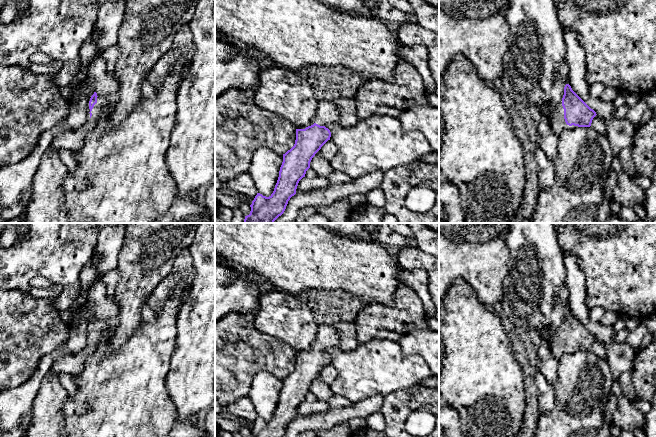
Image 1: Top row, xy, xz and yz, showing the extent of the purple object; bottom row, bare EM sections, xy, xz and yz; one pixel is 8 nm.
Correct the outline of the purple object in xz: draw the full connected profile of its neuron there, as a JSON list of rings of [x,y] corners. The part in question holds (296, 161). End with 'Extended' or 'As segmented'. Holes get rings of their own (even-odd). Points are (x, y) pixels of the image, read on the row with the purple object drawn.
[[[333,100],[318,102],[315,123],[305,129],[296,129],[294,146],[283,154],[273,193],[269,197],[257,193],[244,223],[274,223],[284,213],[288,201],[296,194],[299,181],[310,168],[312,158],[330,140],[331,132],[325,126],[339,120],[339,109]]]. Extended

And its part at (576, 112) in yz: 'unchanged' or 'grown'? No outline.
grown

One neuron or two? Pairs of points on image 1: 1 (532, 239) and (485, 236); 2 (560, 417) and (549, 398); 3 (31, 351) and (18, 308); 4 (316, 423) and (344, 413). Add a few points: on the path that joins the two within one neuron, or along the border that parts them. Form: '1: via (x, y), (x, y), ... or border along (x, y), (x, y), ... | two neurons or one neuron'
1: border along (506, 233), (505, 245), (509, 253), (508, 260) | two neurons
2: border along (554, 385), (554, 405), (538, 417) | two neurons
3: via (20, 340), (18, 338), (18, 319) | one neuron
4: via (323, 421), (337, 415) | one neuron

